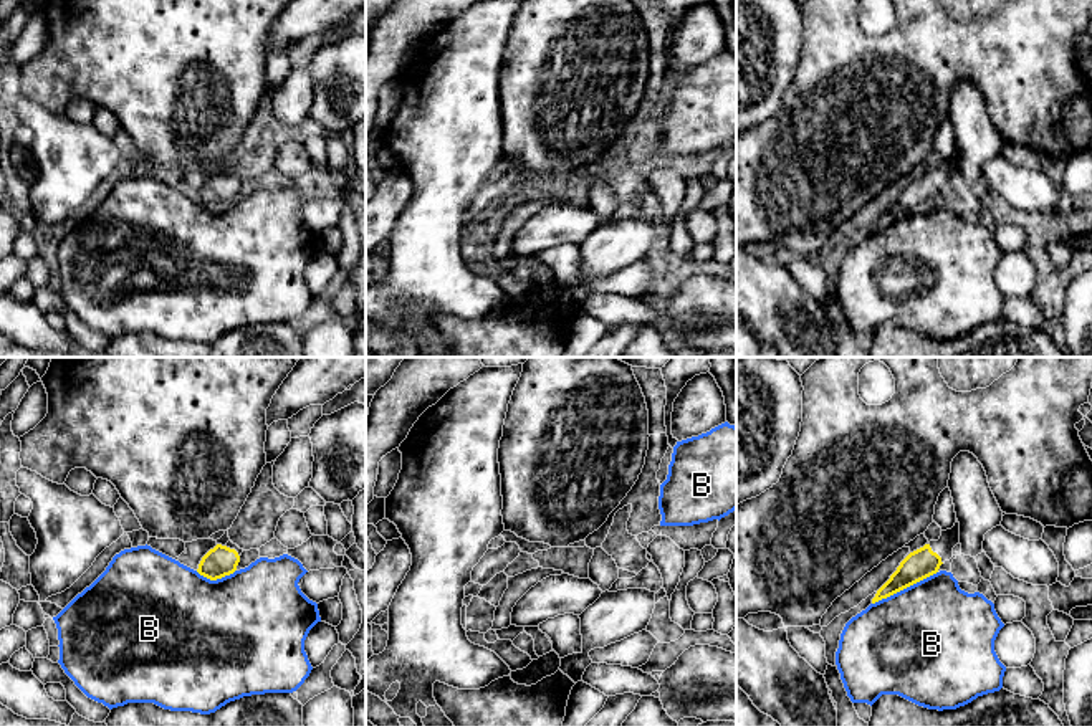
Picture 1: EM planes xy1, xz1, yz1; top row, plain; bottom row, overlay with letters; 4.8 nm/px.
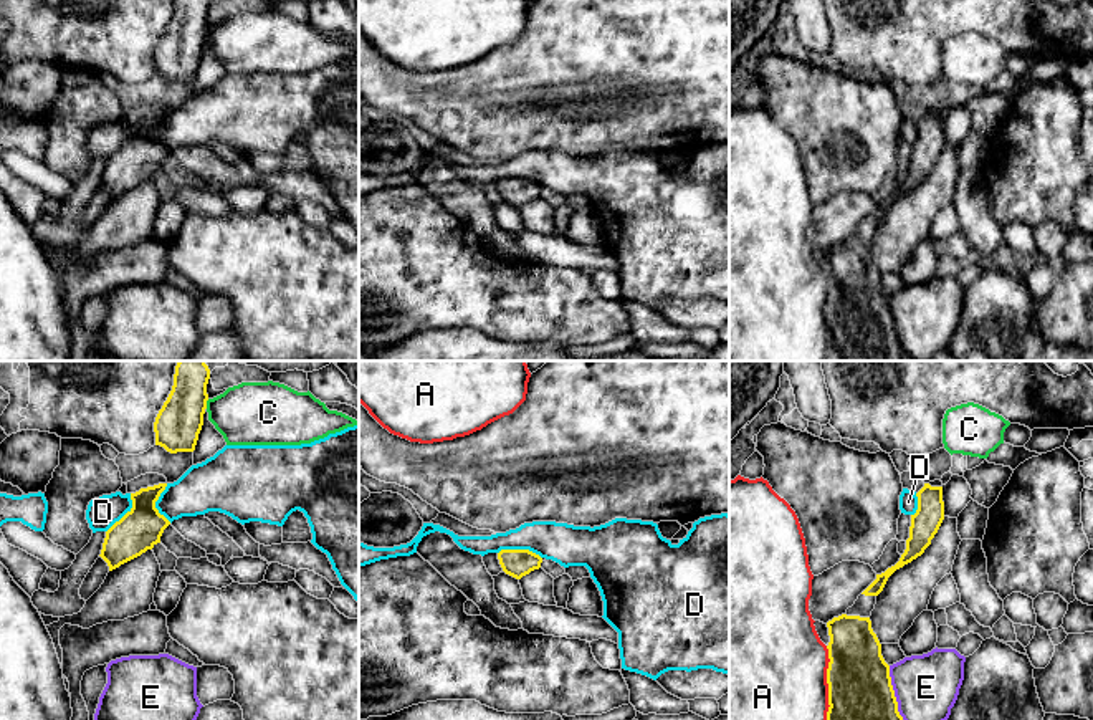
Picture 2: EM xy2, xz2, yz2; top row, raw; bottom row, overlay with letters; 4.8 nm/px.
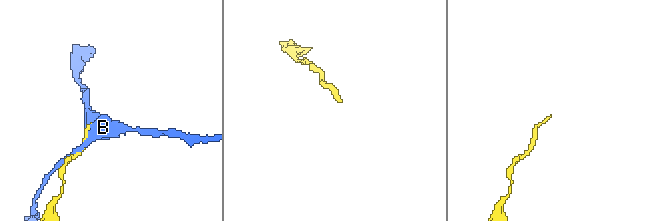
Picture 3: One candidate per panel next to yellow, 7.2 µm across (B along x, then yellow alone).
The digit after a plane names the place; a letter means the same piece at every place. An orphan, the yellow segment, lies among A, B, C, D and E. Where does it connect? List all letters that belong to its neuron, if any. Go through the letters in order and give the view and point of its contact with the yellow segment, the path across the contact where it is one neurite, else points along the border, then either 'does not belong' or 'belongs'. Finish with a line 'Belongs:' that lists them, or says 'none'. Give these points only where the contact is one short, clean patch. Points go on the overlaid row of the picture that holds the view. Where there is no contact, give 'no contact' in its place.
A: meets yellow in yz2 at (827, 682); does not belong
B: meets yellow in yz1 at (904, 587); does not belong
C: meets yellow in xy2 at (205, 404); border along xy2 (209, 399), (205, 408); does not belong
D: meets yellow in xz2 at (520, 550); border along xz2 (498, 552), (531, 550), (541, 558); does not belong
E: meets yellow in yz2 at (893, 692); does not belong
Belongs: none

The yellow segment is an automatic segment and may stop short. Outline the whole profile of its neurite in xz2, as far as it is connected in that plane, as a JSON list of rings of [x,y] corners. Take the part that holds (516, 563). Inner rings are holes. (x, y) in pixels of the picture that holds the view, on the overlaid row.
[[[501,550],[498,553],[503,571],[516,579],[541,568],[542,558],[529,550]]]

